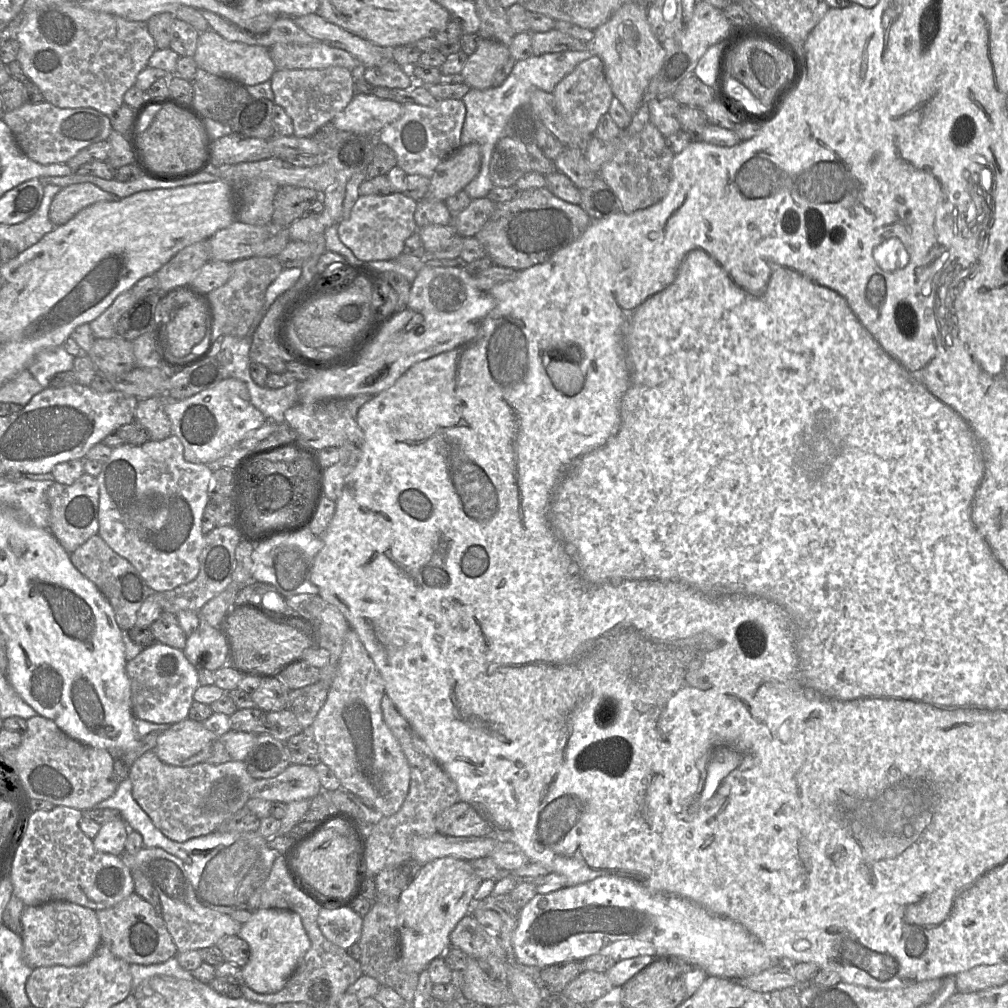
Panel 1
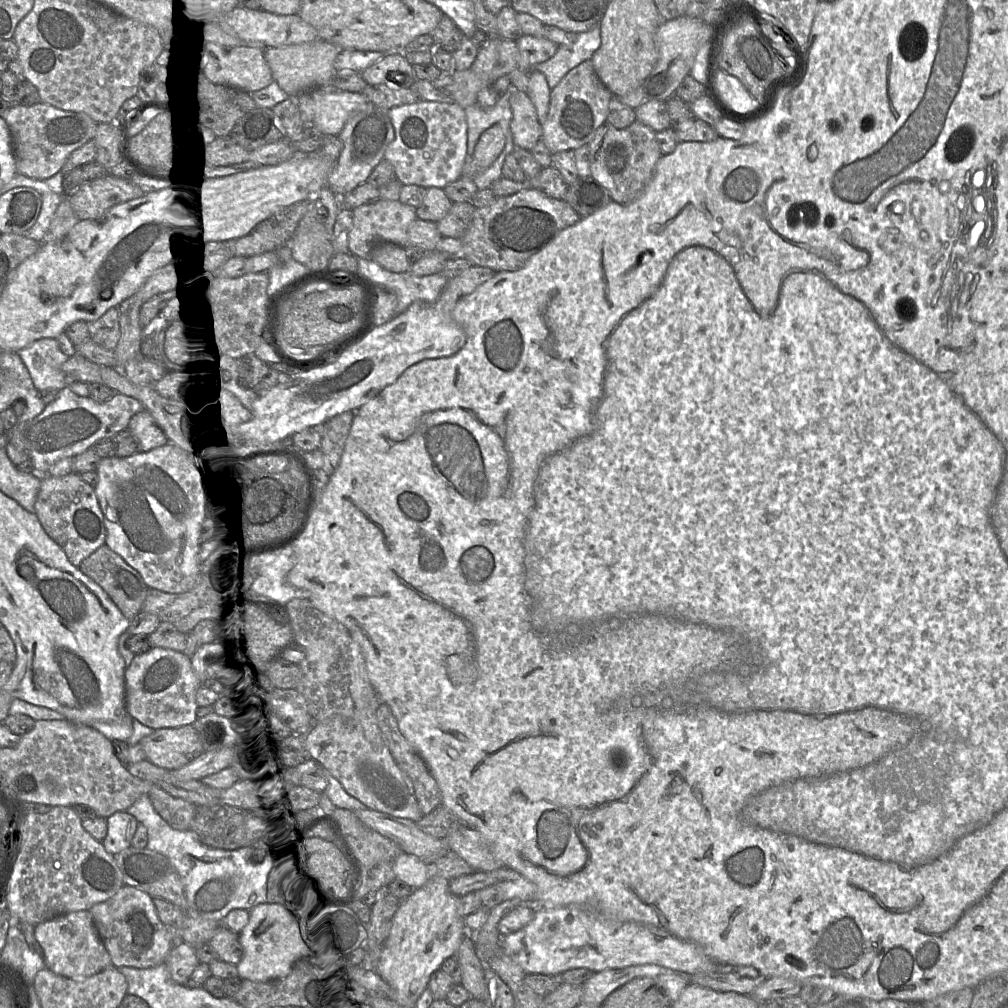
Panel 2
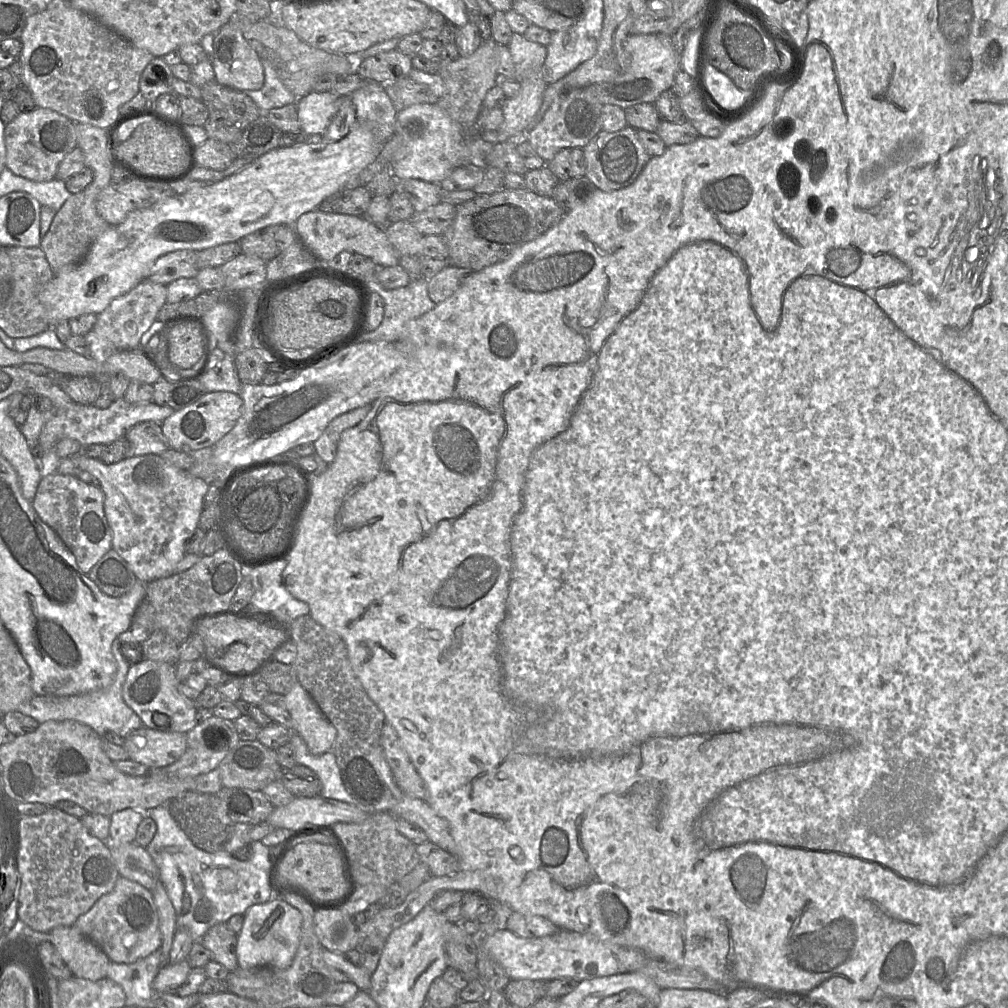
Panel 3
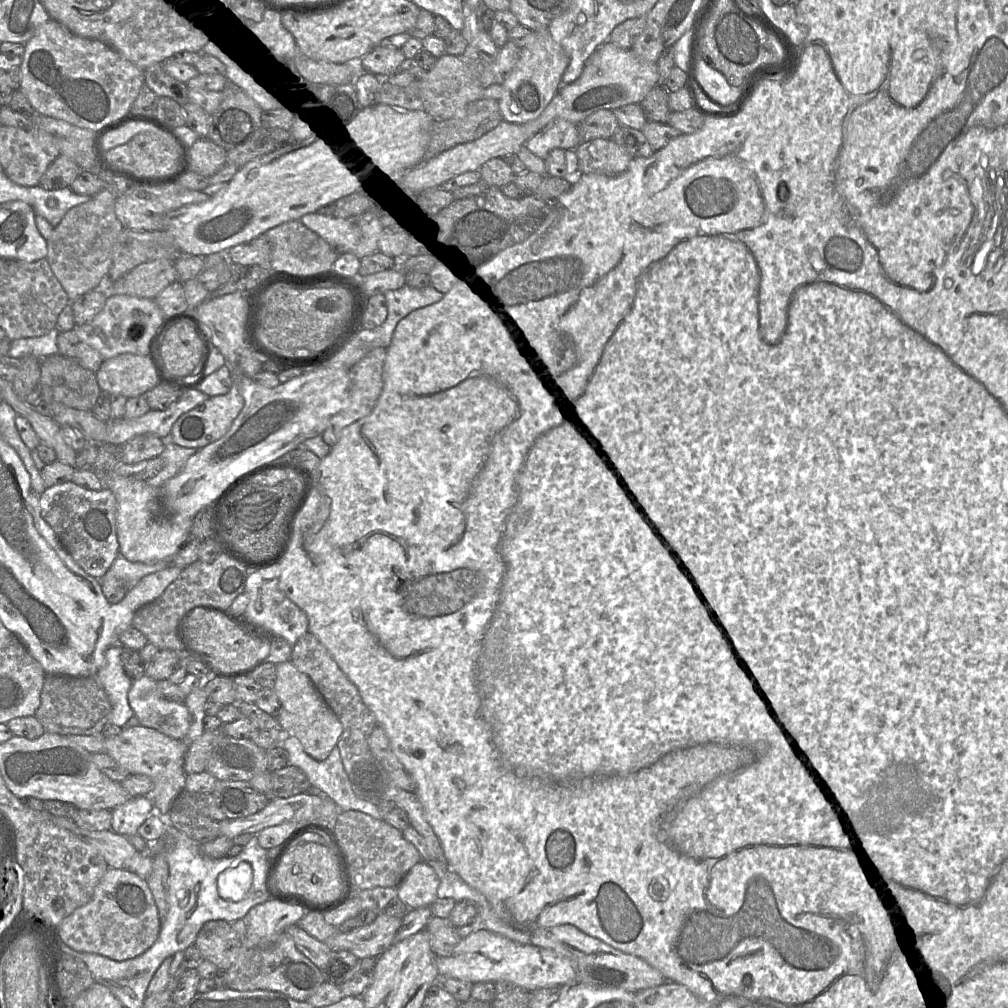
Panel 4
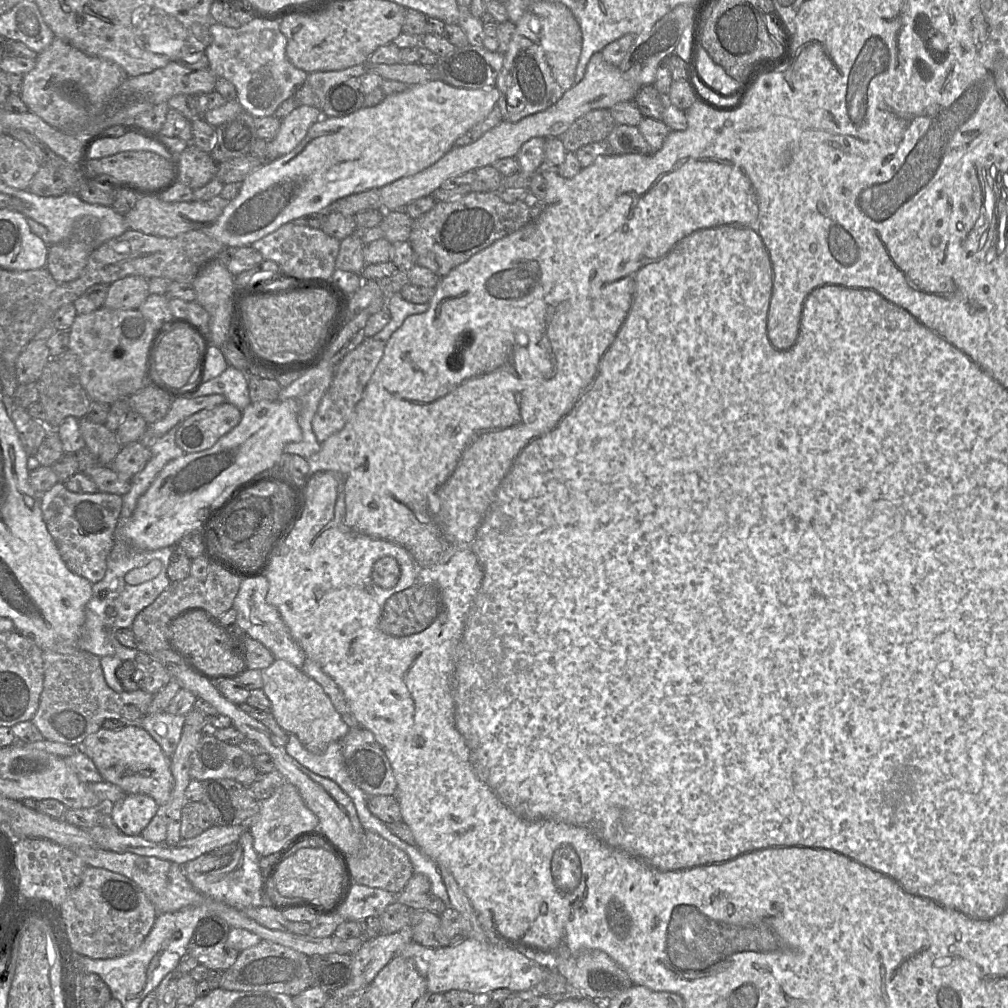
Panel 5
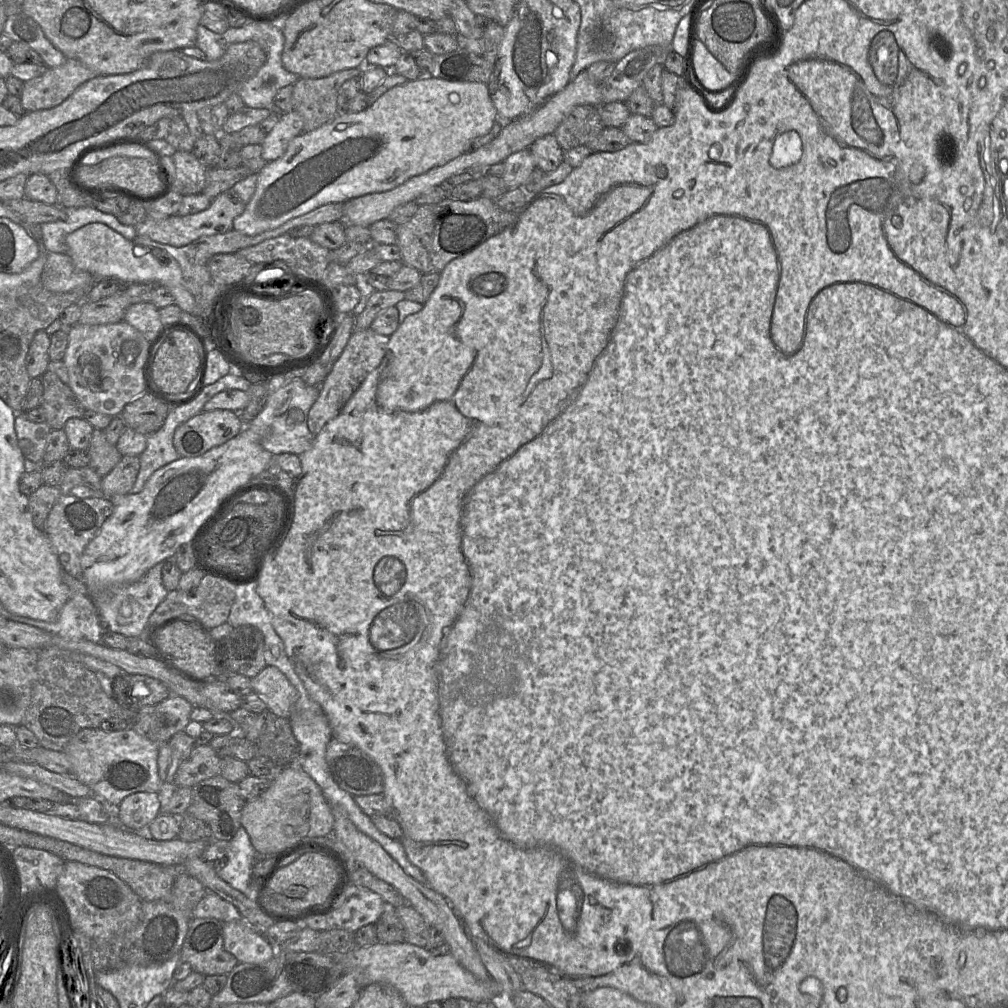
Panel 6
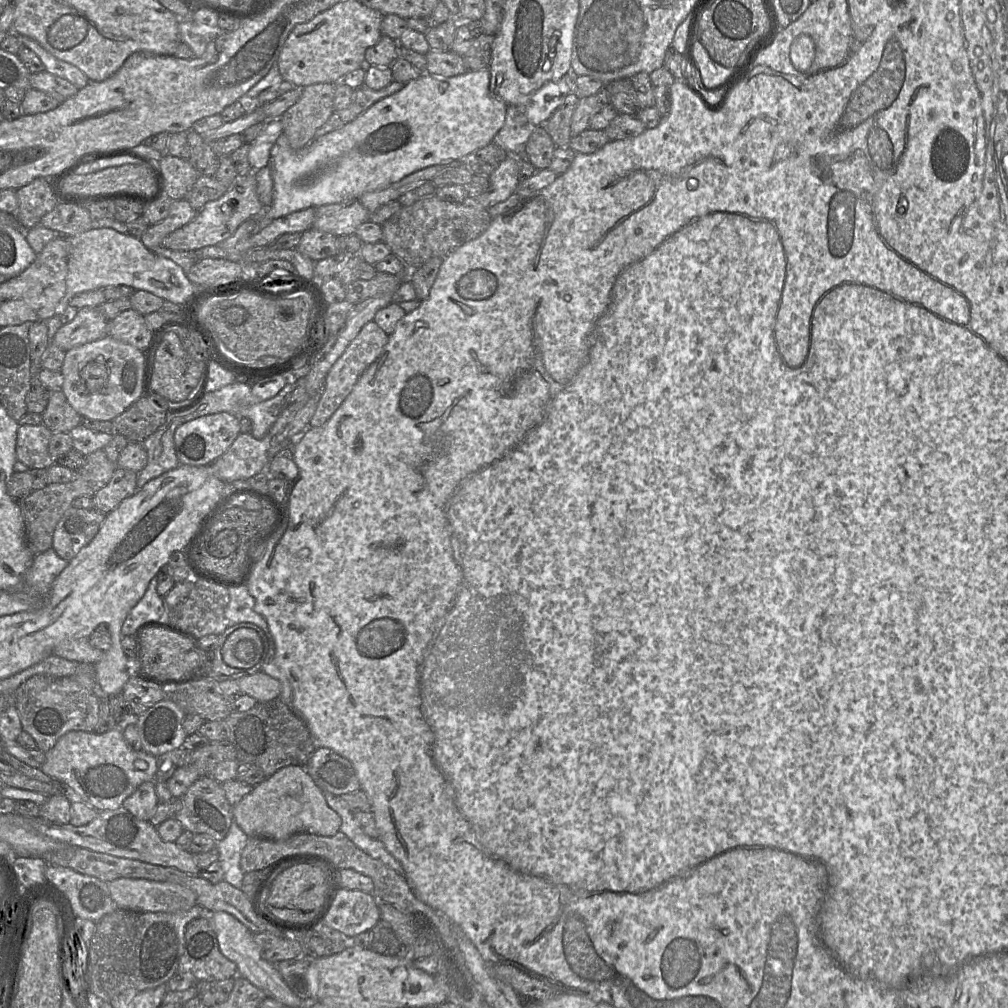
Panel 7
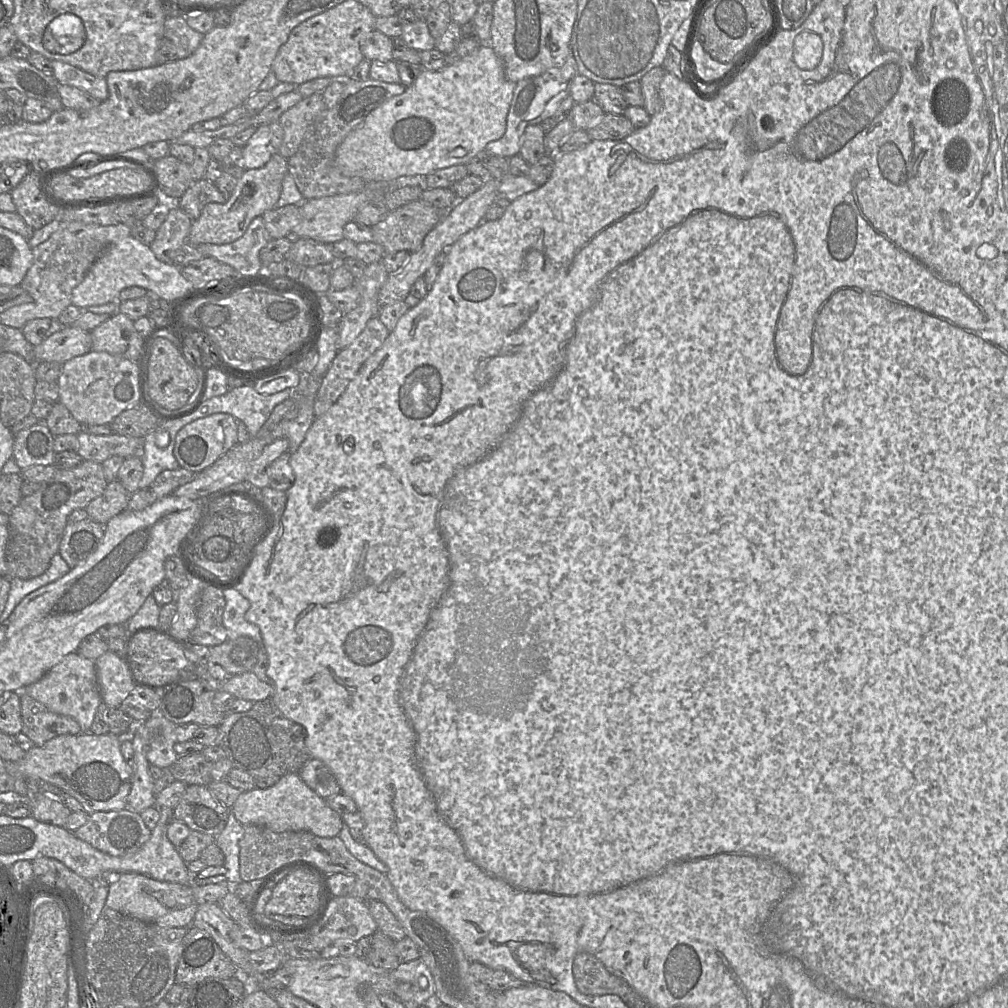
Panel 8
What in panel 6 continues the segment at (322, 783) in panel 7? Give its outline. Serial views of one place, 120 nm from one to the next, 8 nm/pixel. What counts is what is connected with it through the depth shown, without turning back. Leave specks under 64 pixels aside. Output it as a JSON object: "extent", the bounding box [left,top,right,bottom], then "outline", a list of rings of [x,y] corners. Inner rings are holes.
{"extent":[325,738,384,796],"outline":[[[332,738],[325,758],[334,781],[352,796],[383,792],[384,779],[380,766],[359,748]]]}

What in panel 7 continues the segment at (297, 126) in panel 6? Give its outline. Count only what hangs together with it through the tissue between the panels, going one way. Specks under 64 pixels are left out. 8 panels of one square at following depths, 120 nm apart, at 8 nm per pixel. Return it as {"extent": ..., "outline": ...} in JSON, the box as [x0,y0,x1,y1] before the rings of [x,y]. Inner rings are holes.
{"extent":[248,119,284,171],"outline":[[[266,119],[264,122],[265,129],[250,143],[248,160],[253,171],[269,165],[271,149],[278,137],[284,132],[280,119]]]}

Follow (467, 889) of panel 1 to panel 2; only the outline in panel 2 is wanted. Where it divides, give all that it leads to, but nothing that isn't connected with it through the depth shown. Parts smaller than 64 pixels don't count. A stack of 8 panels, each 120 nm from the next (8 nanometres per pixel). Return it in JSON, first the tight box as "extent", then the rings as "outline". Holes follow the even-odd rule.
{"extent":[377,874,467,1007],"outline":[[[437,874],[434,875],[430,880],[426,882],[426,884],[418,889],[415,889],[412,894],[410,894],[405,900],[400,902],[400,905],[393,917],[390,933],[386,939],[380,955],[380,959],[377,964],[377,973],[388,984],[390,988],[390,998],[402,1006],[415,1007],[417,1000],[424,992],[424,990],[428,987],[431,975],[441,968],[443,962],[447,958],[456,954],[463,938],[467,934],[467,930],[464,925],[464,918],[461,917],[458,913],[458,901],[460,897],[457,897],[450,892],[449,883],[450,881],[448,879]]]}

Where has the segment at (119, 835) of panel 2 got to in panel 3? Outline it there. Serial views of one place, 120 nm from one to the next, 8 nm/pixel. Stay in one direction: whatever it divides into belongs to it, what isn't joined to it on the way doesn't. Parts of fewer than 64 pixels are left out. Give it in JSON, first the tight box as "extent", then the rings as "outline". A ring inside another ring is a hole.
{"extent":[109,808,144,849],"outline":[[[132,808],[114,812],[110,816],[109,849],[112,845],[124,845],[134,842],[137,828],[144,817],[144,812]]]}

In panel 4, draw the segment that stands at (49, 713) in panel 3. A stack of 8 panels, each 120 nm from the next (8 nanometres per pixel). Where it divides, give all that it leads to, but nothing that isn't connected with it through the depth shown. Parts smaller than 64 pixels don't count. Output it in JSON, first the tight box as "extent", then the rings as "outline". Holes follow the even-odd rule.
{"extent":[44,645,133,736],"outline":[[[113,645],[105,652],[105,661],[100,670],[94,675],[97,682],[105,690],[111,703],[111,711],[89,729],[60,728],[57,726],[44,727],[45,732],[69,735],[101,736],[101,731],[106,724],[123,727],[133,715],[133,710],[128,702],[128,692],[133,680],[125,673],[121,660],[123,647]]]}

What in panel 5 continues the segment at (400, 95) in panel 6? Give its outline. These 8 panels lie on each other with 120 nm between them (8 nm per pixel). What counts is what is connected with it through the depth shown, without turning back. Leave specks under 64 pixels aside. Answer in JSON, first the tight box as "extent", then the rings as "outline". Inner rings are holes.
{"extent":[200,80,500,247],"outline":[[[433,80],[423,84],[409,86],[405,91],[387,95],[385,99],[372,107],[362,107],[359,110],[344,117],[321,117],[308,130],[304,139],[291,152],[279,156],[273,161],[263,164],[248,174],[241,182],[241,188],[238,195],[229,201],[220,216],[211,224],[200,228],[204,233],[221,242],[225,247],[249,246],[260,238],[275,231],[283,224],[300,218],[309,216],[320,211],[326,211],[335,201],[349,196],[351,194],[360,193],[372,188],[381,188],[399,178],[414,175],[437,162],[449,150],[454,147],[455,141],[468,132],[478,123],[484,121],[489,113],[496,106],[500,97],[500,92],[496,86],[481,89],[467,89],[452,86],[441,80]]]}

